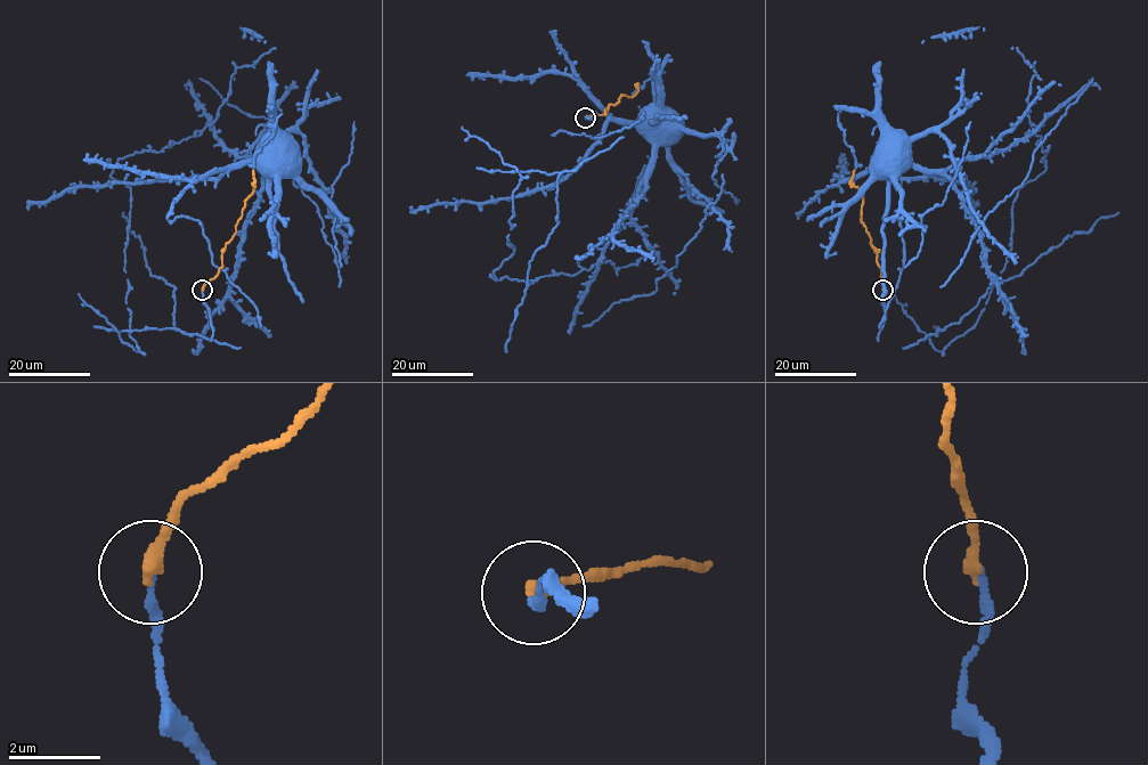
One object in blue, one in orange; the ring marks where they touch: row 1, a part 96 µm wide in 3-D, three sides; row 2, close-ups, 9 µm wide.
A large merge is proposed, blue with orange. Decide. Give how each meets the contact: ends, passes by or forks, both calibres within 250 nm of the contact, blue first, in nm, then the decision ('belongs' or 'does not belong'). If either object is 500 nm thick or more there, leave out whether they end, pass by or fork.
blue ends there; orange ends there; 180 nm thick on the blue side, 280 nm on the other; belongs

